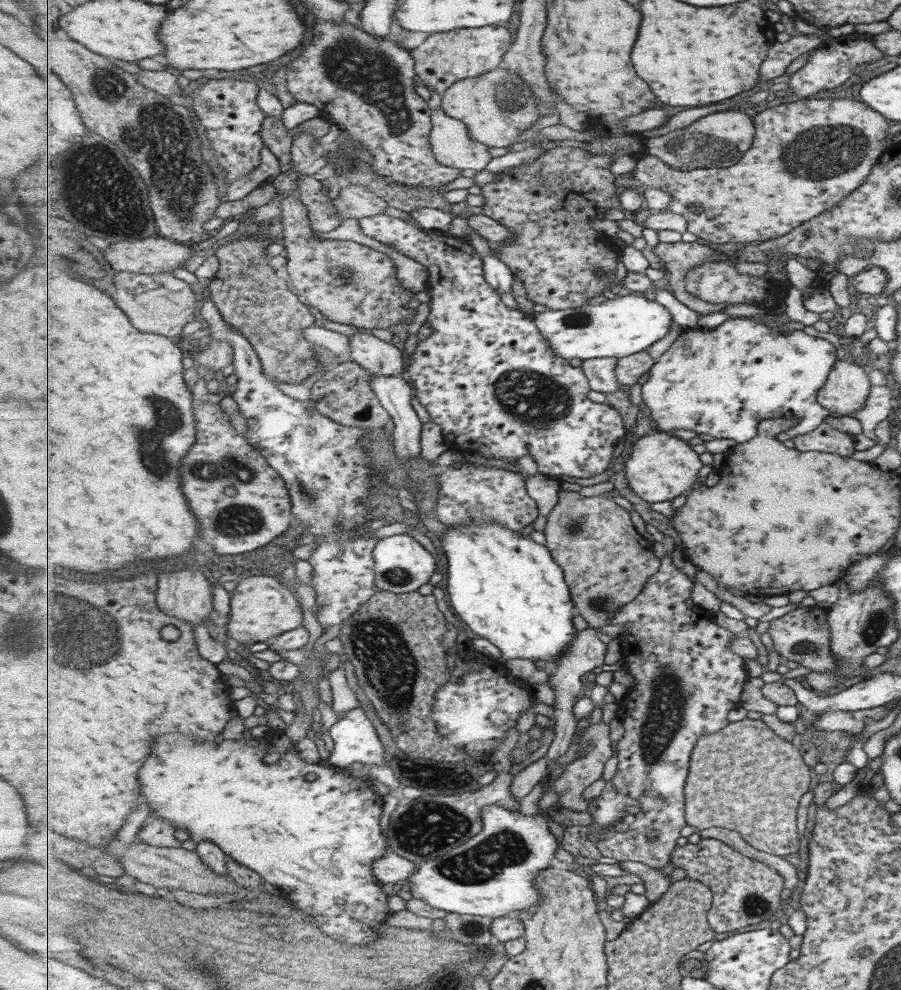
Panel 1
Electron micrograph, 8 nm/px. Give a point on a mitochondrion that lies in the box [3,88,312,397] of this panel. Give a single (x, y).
(170, 160)

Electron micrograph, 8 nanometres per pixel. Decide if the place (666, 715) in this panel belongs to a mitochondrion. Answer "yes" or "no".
yes

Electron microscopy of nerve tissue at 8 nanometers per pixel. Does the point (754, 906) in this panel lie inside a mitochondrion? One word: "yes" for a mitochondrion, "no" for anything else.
yes

